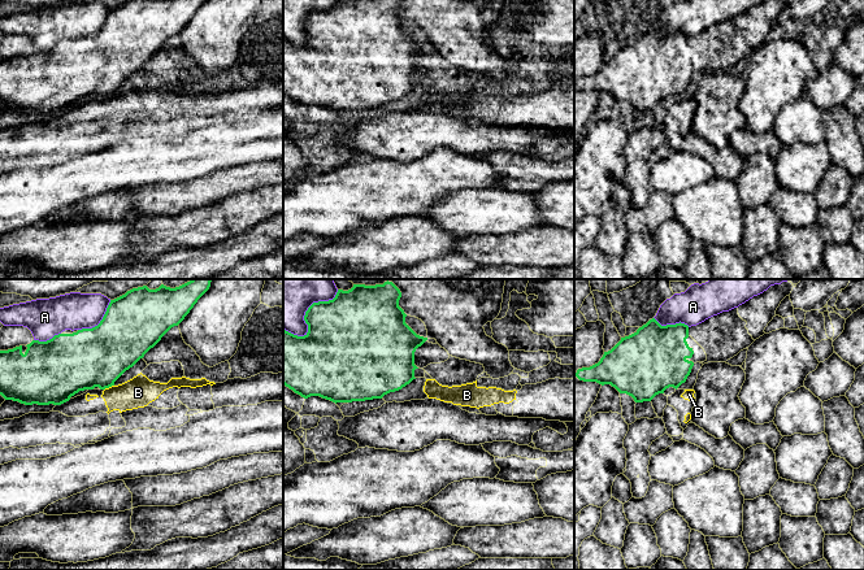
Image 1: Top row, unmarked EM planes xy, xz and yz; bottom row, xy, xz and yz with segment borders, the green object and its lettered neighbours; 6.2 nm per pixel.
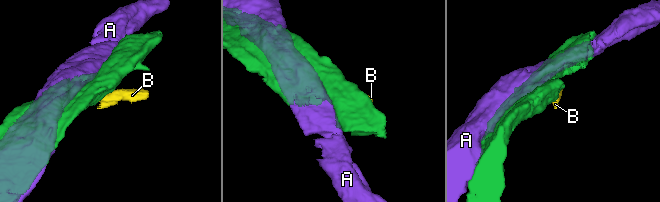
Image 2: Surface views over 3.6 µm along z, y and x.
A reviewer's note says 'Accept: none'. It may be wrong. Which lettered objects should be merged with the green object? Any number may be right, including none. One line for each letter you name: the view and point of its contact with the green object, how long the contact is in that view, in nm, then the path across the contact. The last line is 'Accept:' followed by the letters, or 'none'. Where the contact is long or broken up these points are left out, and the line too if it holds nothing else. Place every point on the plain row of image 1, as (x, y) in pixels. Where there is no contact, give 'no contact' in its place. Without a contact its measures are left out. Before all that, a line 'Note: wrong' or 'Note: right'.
Note: right
Accept: none

